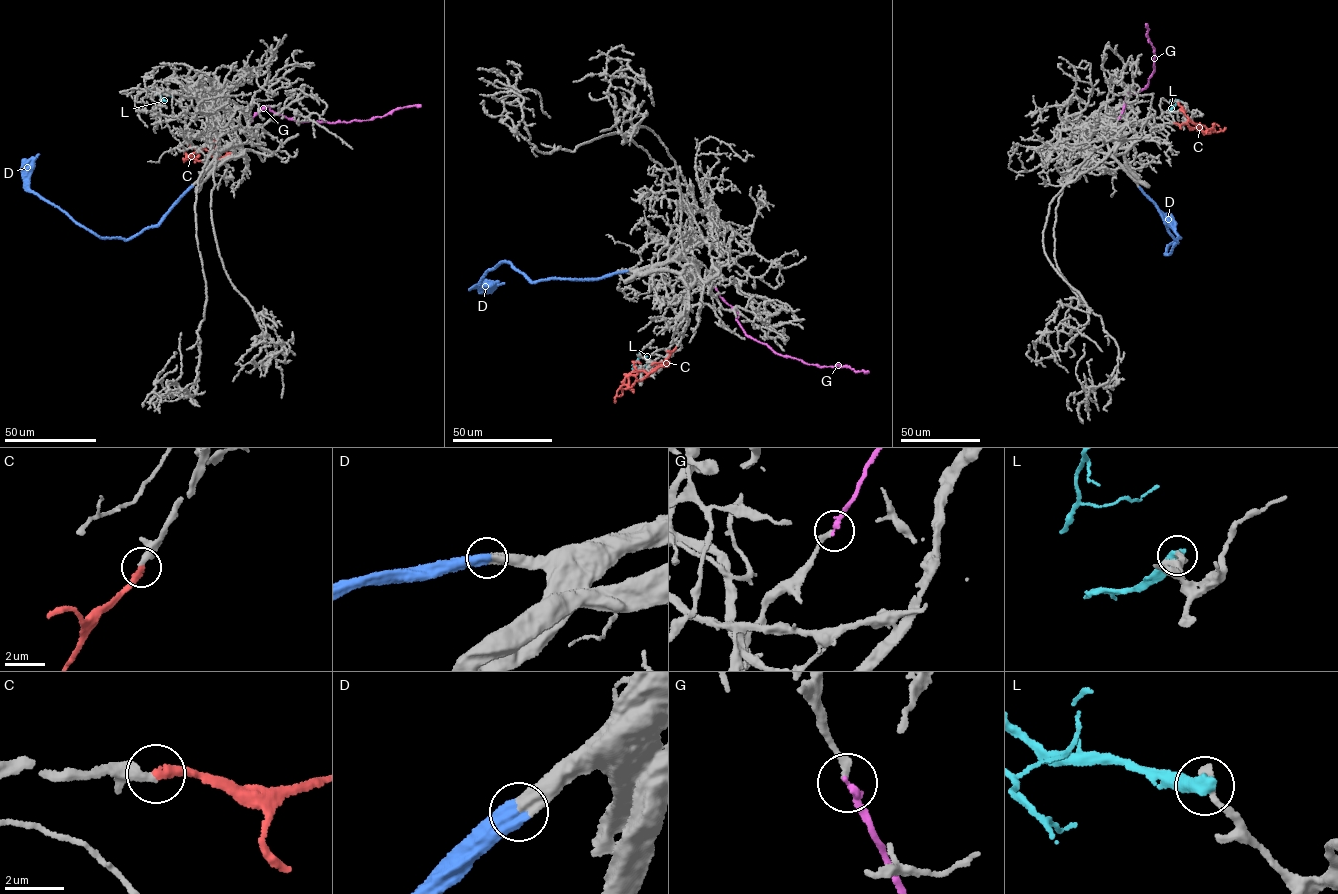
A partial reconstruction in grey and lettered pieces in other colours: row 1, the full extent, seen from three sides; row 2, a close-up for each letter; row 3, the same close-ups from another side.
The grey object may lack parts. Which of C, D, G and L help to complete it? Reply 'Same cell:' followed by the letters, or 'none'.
Same cell: C, D

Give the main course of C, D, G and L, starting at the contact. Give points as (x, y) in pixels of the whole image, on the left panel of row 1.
C: (235, 150), (232, 153), (224, 151), (198, 161), (191, 155), (197, 150), (187, 143), (191, 139)
D: (192, 185), (157, 224), (126, 239), (98, 236), (29, 189), (32, 161), (38, 153)
G: (250, 122), (255, 114), (269, 106), (271, 111), (296, 121), (329, 123), (371, 119), (398, 108), (421, 106)
L: (171, 95), (152, 90), (166, 101)

